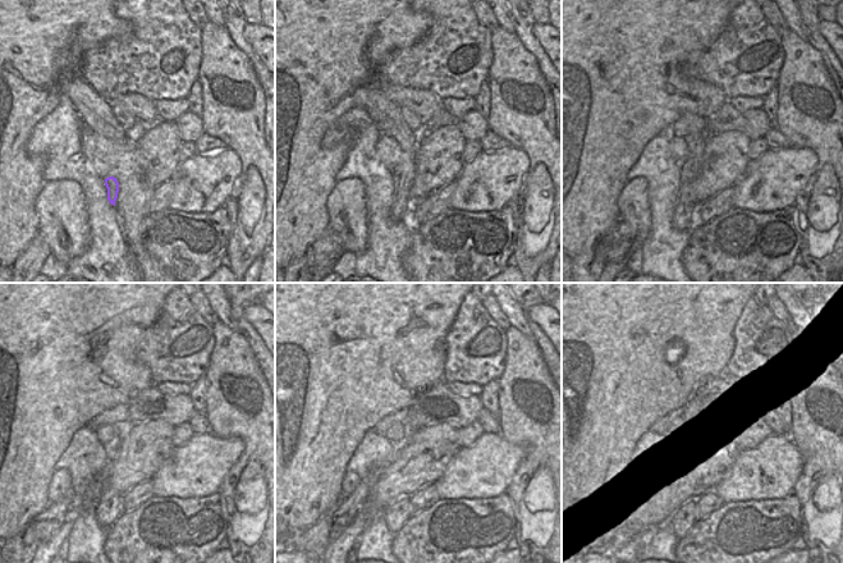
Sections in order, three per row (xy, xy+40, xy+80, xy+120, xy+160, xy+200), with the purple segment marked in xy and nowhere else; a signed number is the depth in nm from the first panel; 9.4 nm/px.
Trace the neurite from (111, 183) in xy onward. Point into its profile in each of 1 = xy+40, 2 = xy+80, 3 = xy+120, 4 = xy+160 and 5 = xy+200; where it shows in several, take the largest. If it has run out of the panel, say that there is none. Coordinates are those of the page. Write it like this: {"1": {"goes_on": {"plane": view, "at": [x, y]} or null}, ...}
{"1": {"goes_on": {"plane": "xy+40", "at": [402, 207]}}, "2": {"goes_on": {"plane": "xy+80", "at": [685, 215]}}, "3": {"goes_on": {"plane": "xy+120", "at": [110, 506]}}, "4": {"goes_on": {"plane": "xy+160", "at": [395, 515]}}, "5": {"goes_on": {"plane": "xy+200", "at": [683, 520]}}}

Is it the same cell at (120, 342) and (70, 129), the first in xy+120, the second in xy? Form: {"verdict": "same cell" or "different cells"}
{"verdict": "different cells"}

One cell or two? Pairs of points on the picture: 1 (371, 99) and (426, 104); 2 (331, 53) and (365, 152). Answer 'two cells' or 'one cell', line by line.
1: two cells
2: two cells

